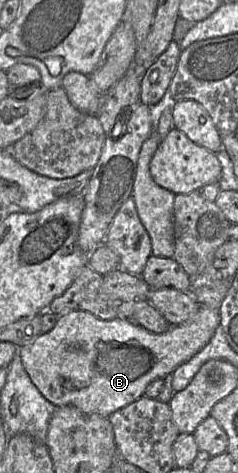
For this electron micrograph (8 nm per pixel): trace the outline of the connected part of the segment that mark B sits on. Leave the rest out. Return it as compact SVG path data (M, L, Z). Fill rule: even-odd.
M200 307L186 323L170 326L164 333L155 334L129 319L101 320L89 312L73 310L58 316L52 330L39 335L33 343L18 348L18 353L32 383L55 407L72 405L83 413L108 418L115 411L144 396L150 382L164 379L202 350L219 323L218 309Z

